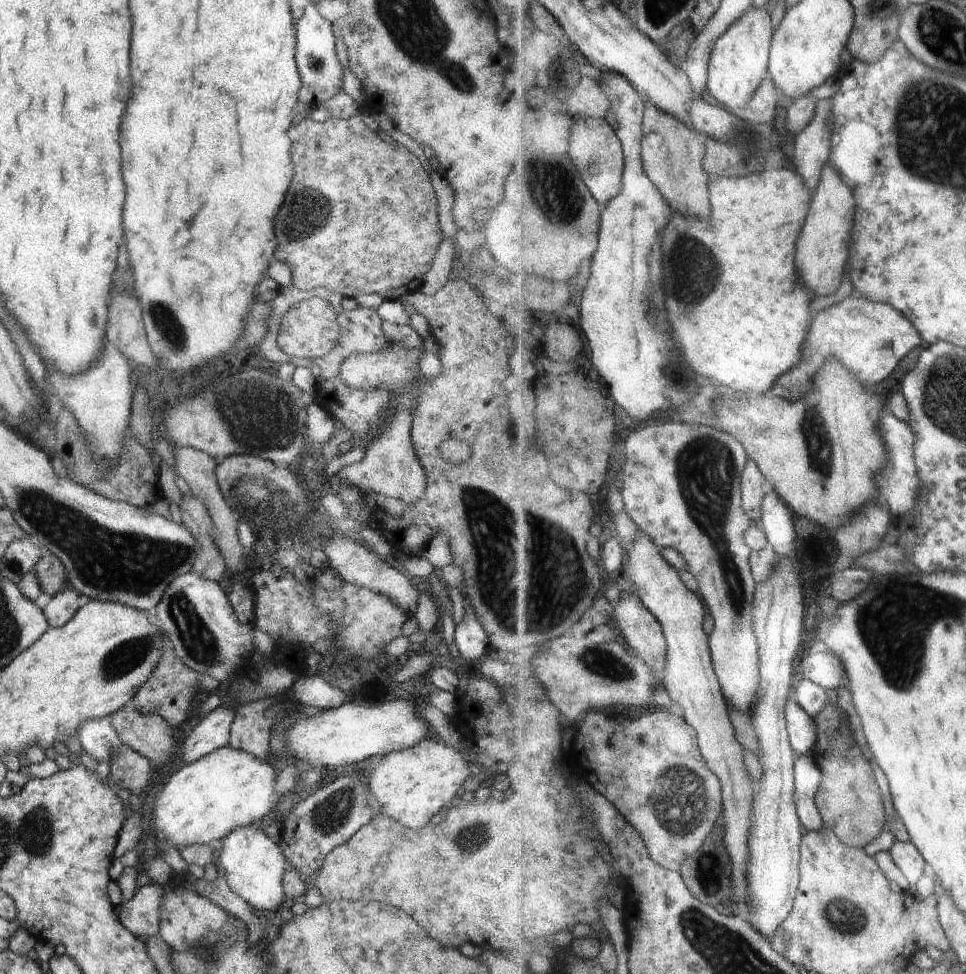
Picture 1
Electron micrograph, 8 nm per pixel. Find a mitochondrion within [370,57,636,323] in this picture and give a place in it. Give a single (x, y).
(552, 186)

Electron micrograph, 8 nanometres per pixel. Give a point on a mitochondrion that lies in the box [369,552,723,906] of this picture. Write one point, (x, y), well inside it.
(680, 801)

